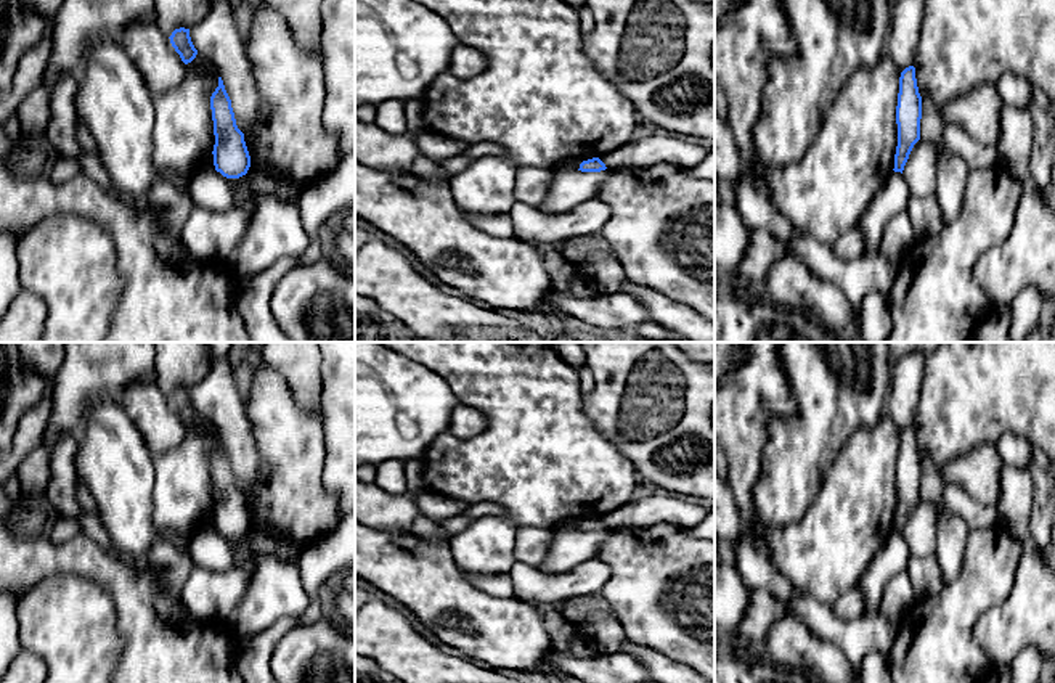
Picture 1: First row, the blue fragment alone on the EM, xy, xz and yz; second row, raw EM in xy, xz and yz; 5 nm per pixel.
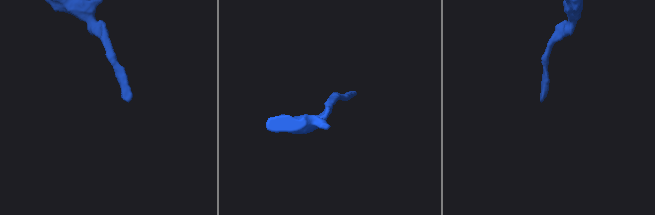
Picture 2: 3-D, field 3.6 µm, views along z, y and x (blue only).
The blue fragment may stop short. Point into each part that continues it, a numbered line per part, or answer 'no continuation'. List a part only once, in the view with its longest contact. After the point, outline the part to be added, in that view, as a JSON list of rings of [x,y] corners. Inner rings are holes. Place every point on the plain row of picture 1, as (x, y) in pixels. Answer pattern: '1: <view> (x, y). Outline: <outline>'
no continuation

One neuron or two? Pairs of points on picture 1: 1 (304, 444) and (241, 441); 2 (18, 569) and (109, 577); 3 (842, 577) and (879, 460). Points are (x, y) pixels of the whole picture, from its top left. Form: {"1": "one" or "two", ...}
{"1": "two", "2": "one", "3": "one"}

